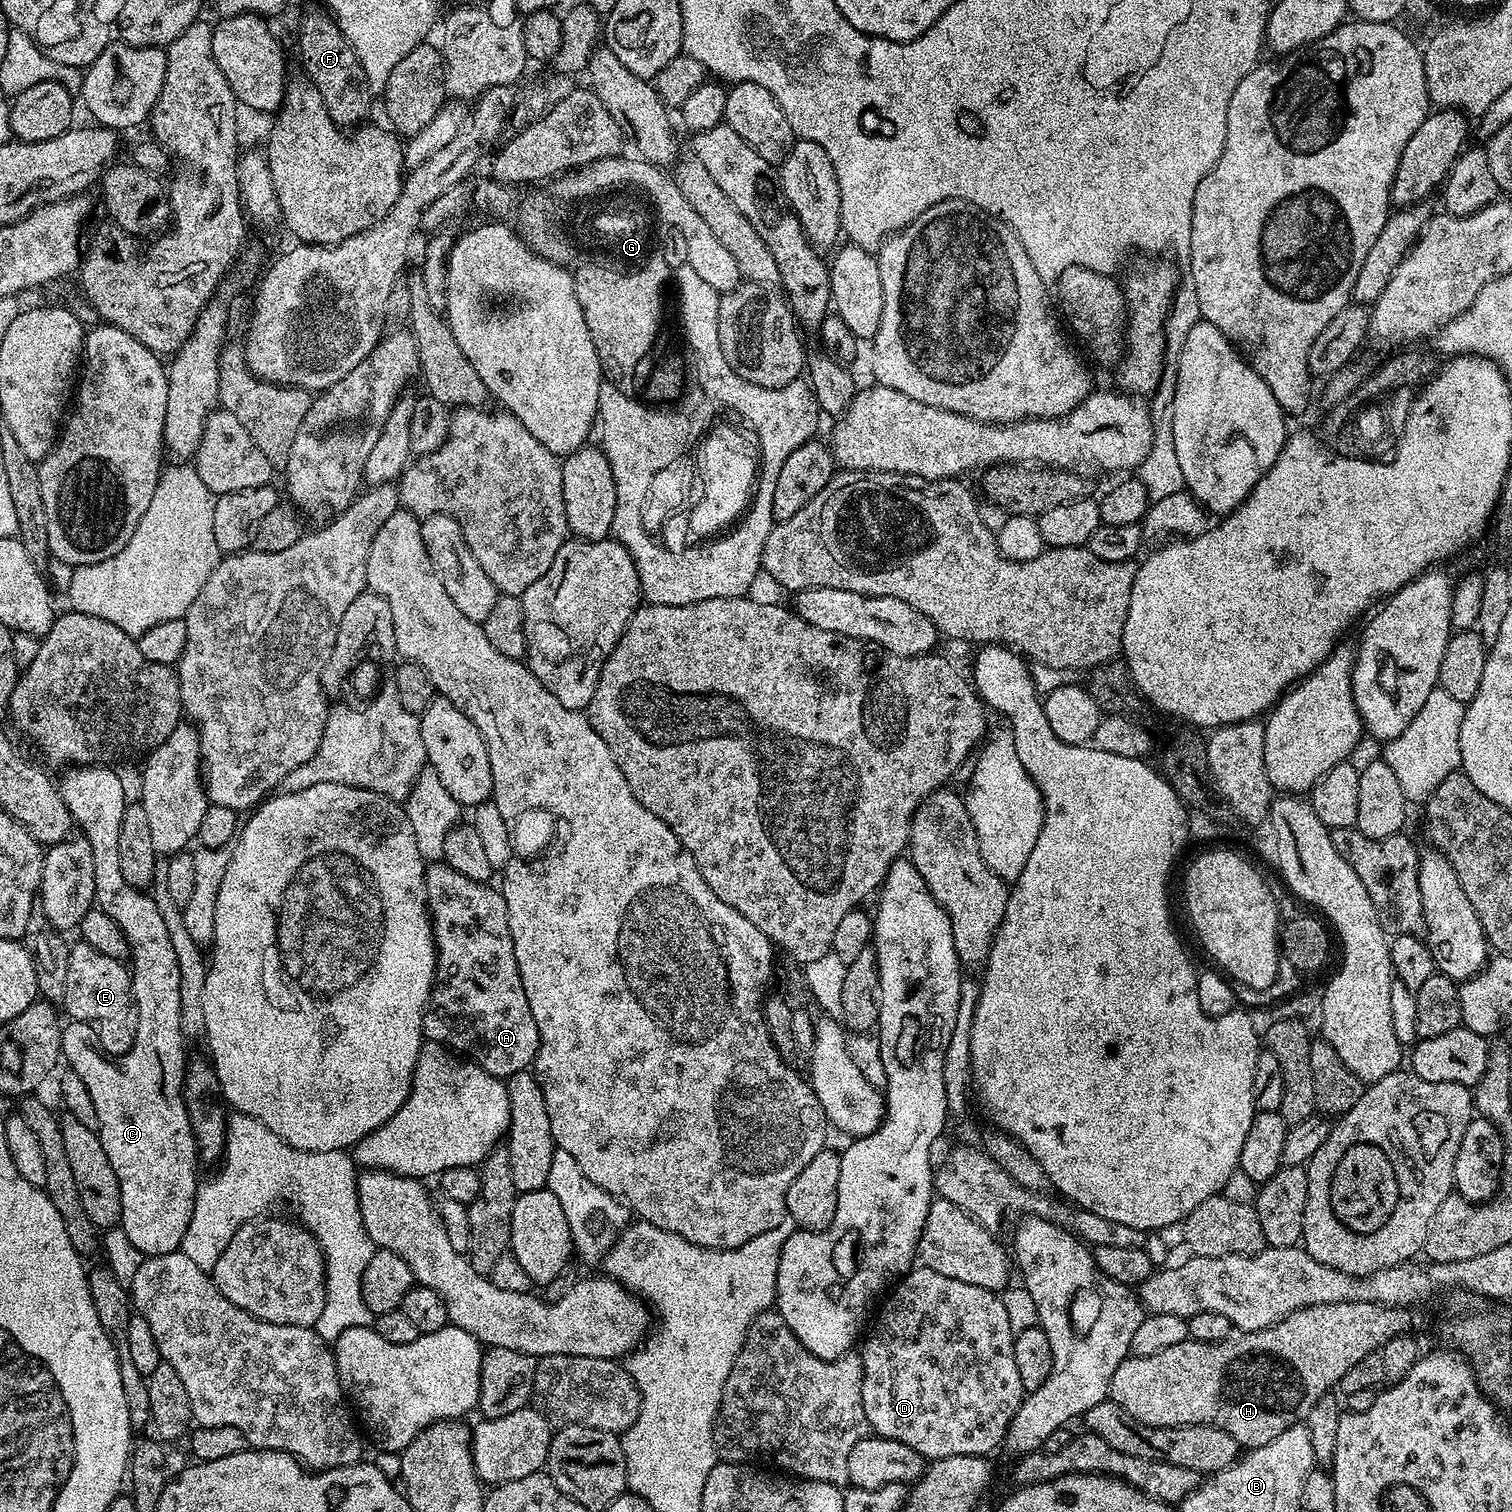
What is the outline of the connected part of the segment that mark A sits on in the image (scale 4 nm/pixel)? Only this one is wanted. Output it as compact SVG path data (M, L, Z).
M432 862L427 865L424 873L424 893L428 899L428 915L432 921L432 939L436 942L436 979L432 981L430 1011L424 1017L425 1037L429 1041L447 1046L453 1053L467 1058L482 1070L501 1078L531 1069L540 1045L538 1026L534 1022L534 1014L530 1014L530 1002L526 1002L526 990L522 990L522 978L518 974L518 962L514 958L514 942L510 938L510 922L503 896L491 883L466 878L466 874L458 874L458 870L454 870L449 864L443 862Z

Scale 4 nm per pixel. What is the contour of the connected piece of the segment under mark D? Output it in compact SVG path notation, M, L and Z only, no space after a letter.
M916 1266L895 1281L887 1296L888 1301L885 1302L872 1333L869 1336L867 1333L863 1337L864 1348L859 1349L862 1358L862 1406L866 1410L869 1429L875 1435L885 1436L894 1442L902 1442L910 1446L910 1450L918 1450L918 1454L928 1462L954 1458L954 1454L987 1457L988 1452L994 1451L996 1447L999 1449L1004 1443L1010 1422L1014 1414L1018 1414L1018 1406L1026 1395L1026 1389L1022 1386L1022 1377L1018 1375L1018 1366L1014 1362L1016 1338L1010 1326L1010 1318L1006 1315L1006 1306L1002 1306L999 1295L993 1289L970 1286L970 1282L958 1282L958 1278L946 1278L946 1274L938 1274L929 1268Z

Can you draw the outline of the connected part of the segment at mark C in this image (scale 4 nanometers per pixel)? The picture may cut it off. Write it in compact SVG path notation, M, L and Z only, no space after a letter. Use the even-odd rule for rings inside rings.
M72 766L67 769L68 773L65 774L64 781L61 779L58 787L62 798L66 802L66 806L70 810L75 827L82 833L84 840L90 842L90 854L94 858L96 904L107 916L114 918L114 922L118 922L118 926L124 931L131 959L133 961L136 959L138 967L149 968L152 971L152 988L144 988L141 992L139 989L134 996L136 1006L136 1040L132 1043L131 1052L124 1052L121 1056L115 1058L109 1056L100 1047L100 1039L95 1030L90 1025L83 1024L77 1020L63 1025L60 1034L60 1050L63 1063L69 1069L73 1070L74 1073L78 1074L78 1077L82 1078L87 1090L90 1092L91 1101L94 1102L95 1113L98 1114L98 1122L100 1123L98 1131L100 1133L100 1141L102 1142L102 1150L106 1150L106 1158L110 1158L110 1166L114 1166L114 1174L118 1174L118 1186L120 1187L120 1197L122 1198L122 1214L120 1215L119 1227L126 1230L126 1238L130 1238L130 1242L134 1242L134 1246L138 1246L141 1254L145 1257L150 1257L157 1256L158 1254L170 1254L181 1247L183 1236L186 1234L187 1226L190 1225L192 1211L194 1210L198 1187L198 1179L196 1180L198 1157L196 1155L196 1139L190 1126L190 1114L186 1110L186 1102L184 1101L184 1070L186 1067L184 1044L186 1045L186 1037L180 1025L182 1022L182 994L180 993L180 979L178 978L178 958L174 954L174 945L170 943L170 930L166 930L166 921L162 919L162 910L158 910L155 899L147 891L130 886L130 882L126 882L125 876L122 875L118 851L118 829L122 827L122 814L126 807L126 799L124 800L124 784L120 781L120 776L115 772L116 770L112 766Z

